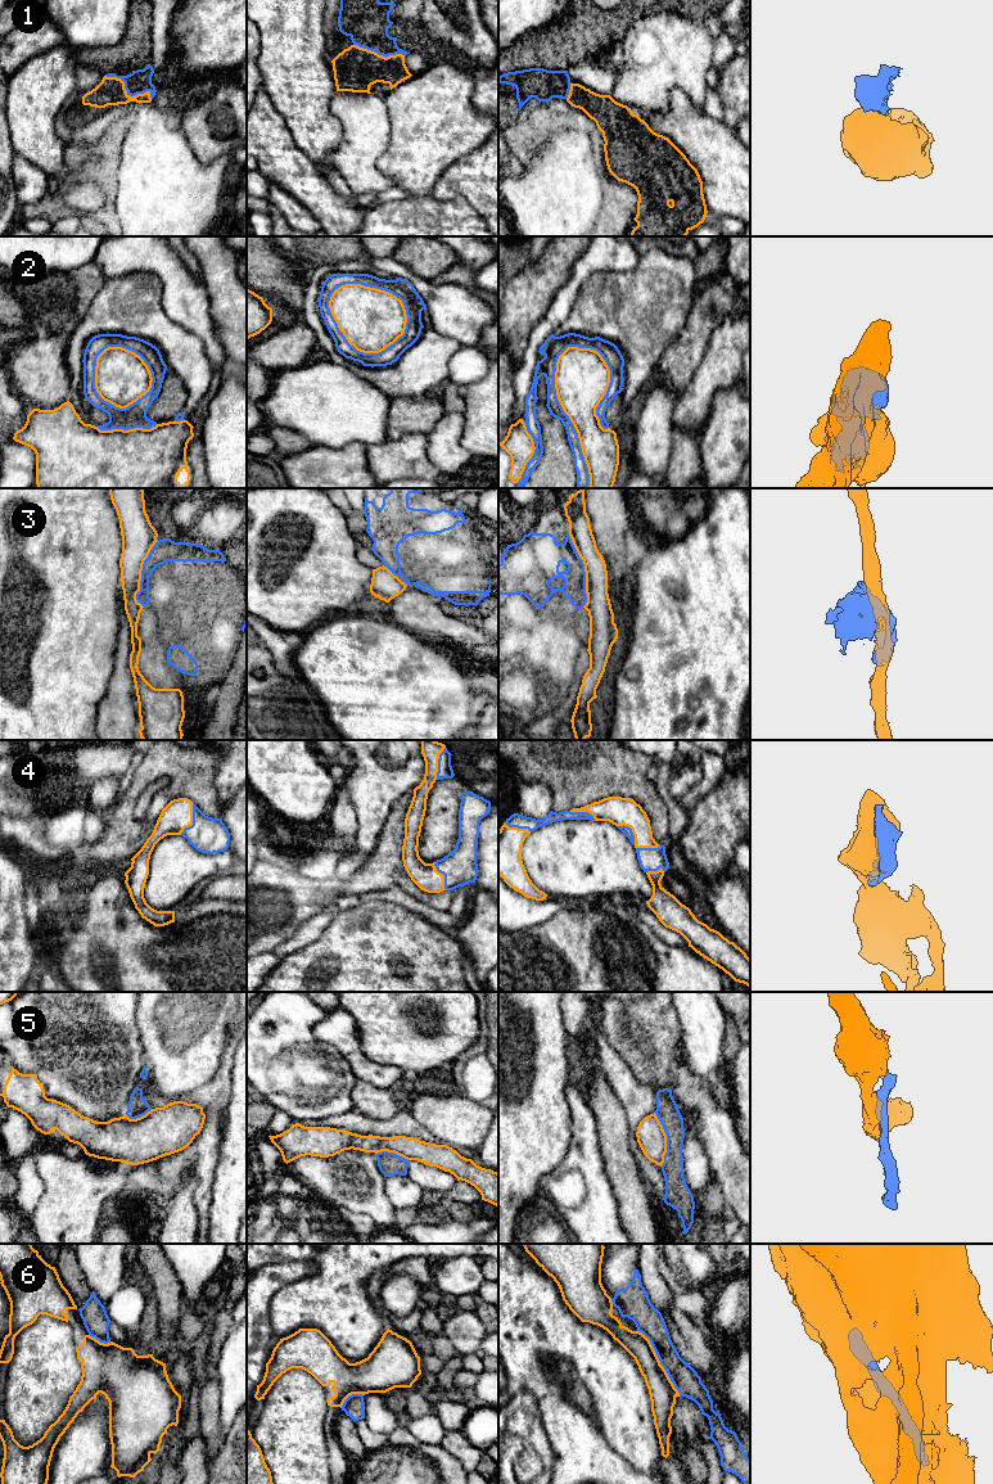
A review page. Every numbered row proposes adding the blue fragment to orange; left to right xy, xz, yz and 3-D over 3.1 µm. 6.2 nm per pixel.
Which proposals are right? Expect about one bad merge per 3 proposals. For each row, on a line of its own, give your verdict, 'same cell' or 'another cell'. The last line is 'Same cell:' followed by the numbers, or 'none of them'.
1: same cell
2: another cell
3: another cell
4: same cell
5: another cell
6: another cell
Same cell: 1, 4

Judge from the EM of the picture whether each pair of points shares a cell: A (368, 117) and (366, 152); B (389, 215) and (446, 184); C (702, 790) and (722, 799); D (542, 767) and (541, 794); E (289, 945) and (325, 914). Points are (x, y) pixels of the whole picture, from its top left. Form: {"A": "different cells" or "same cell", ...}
{"A": "same cell", "B": "different cells", "C": "different cells", "D": "different cells", "E": "same cell"}

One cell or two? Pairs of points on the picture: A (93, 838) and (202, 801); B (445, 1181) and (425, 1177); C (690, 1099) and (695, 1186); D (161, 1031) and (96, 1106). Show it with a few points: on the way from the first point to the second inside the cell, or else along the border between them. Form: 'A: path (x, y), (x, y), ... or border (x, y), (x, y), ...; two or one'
A: border (104, 819), (103, 834), (94, 843), (85, 844); two
B: path (439, 1181), (430, 1178); one
C: border (686, 1109), (696, 1115), (700, 1140); two
D: border (135, 1023), (139, 1031), (144, 1064); two

